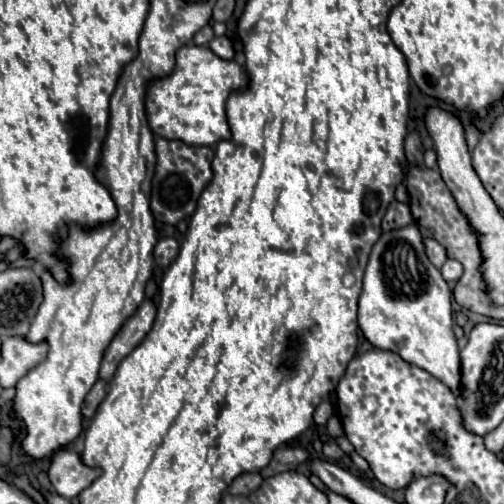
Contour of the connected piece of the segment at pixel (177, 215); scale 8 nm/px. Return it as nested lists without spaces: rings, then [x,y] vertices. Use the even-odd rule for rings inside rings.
[[[156,139],[156,167],[152,177],[152,193],[150,193],[150,209],[156,221],[176,225],[178,221],[190,217],[196,209],[196,201],[204,191],[204,185],[212,179],[212,157],[214,151],[210,147],[192,147],[182,141]]]

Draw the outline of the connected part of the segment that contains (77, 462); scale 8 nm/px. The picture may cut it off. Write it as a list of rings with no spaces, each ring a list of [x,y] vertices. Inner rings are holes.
[[[70,449],[56,451],[52,455],[52,463],[48,469],[48,477],[56,493],[68,499],[84,491],[100,473],[102,473],[100,467],[84,465],[80,453],[70,451]]]

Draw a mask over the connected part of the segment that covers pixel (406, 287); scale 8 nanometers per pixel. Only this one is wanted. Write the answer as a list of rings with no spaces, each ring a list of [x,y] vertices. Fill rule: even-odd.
[[[408,225],[404,229],[396,229],[392,233],[382,233],[376,245],[372,247],[368,267],[364,271],[364,287],[358,303],[358,325],[364,333],[364,337],[378,349],[394,351],[404,361],[428,371],[438,381],[442,381],[446,387],[452,389],[456,397],[462,395],[462,371],[460,371],[460,353],[458,343],[452,331],[452,291],[448,289],[448,283],[442,279],[440,269],[436,269],[422,245],[422,235],[416,225]]]

